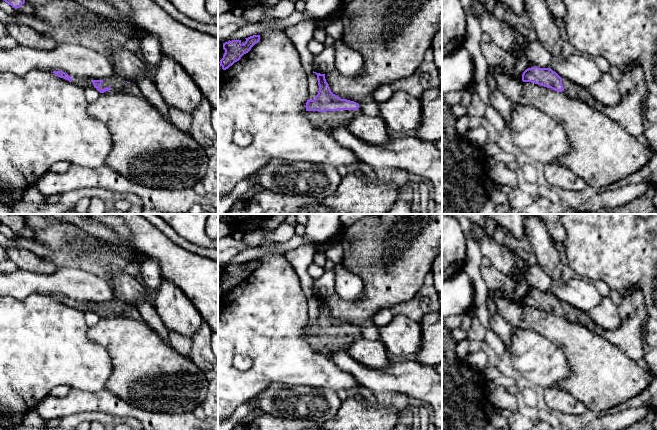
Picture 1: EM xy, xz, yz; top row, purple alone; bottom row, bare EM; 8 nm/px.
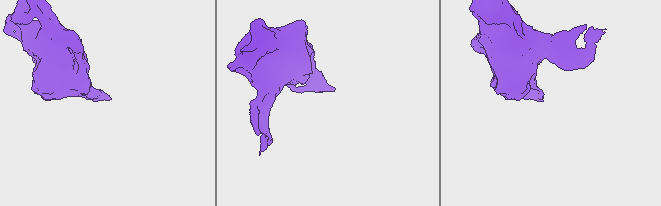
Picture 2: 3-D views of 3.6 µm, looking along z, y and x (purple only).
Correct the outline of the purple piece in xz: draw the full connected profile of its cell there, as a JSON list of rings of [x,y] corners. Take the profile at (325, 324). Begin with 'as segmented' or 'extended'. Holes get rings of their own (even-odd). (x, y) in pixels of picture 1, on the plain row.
extended | [[[316,297],[319,315],[313,324],[307,324],[305,340],[313,350],[322,355],[338,351],[348,351],[348,347],[362,338],[359,328],[341,323],[333,318],[325,303],[325,298]]]

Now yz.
extended | [[[528,292],[522,298],[522,305],[551,312],[557,316],[564,315],[571,322],[577,322],[598,335],[605,335],[605,329],[597,325],[588,313],[582,312],[566,302],[561,302],[551,292]]]

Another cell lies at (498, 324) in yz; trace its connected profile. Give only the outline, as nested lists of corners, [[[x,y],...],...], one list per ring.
[[[498,311],[490,315],[489,324],[491,330],[500,338],[509,354],[512,338],[517,327],[510,325]]]

